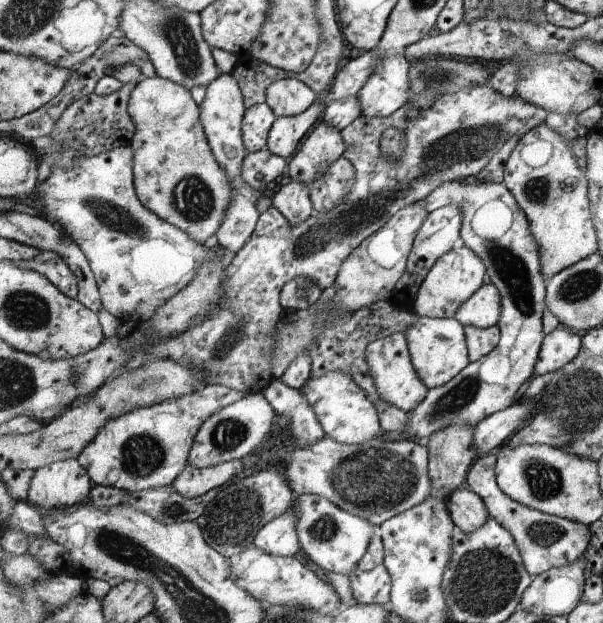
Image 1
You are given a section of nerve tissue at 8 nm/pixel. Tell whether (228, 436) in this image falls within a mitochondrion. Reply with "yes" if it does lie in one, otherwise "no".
yes

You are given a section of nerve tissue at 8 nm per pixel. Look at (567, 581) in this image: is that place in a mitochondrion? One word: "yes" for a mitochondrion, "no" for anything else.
no

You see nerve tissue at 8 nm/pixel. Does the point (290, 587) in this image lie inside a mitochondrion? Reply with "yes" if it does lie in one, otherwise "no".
no

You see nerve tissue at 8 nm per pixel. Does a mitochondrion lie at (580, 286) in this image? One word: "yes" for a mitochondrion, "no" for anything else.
yes

